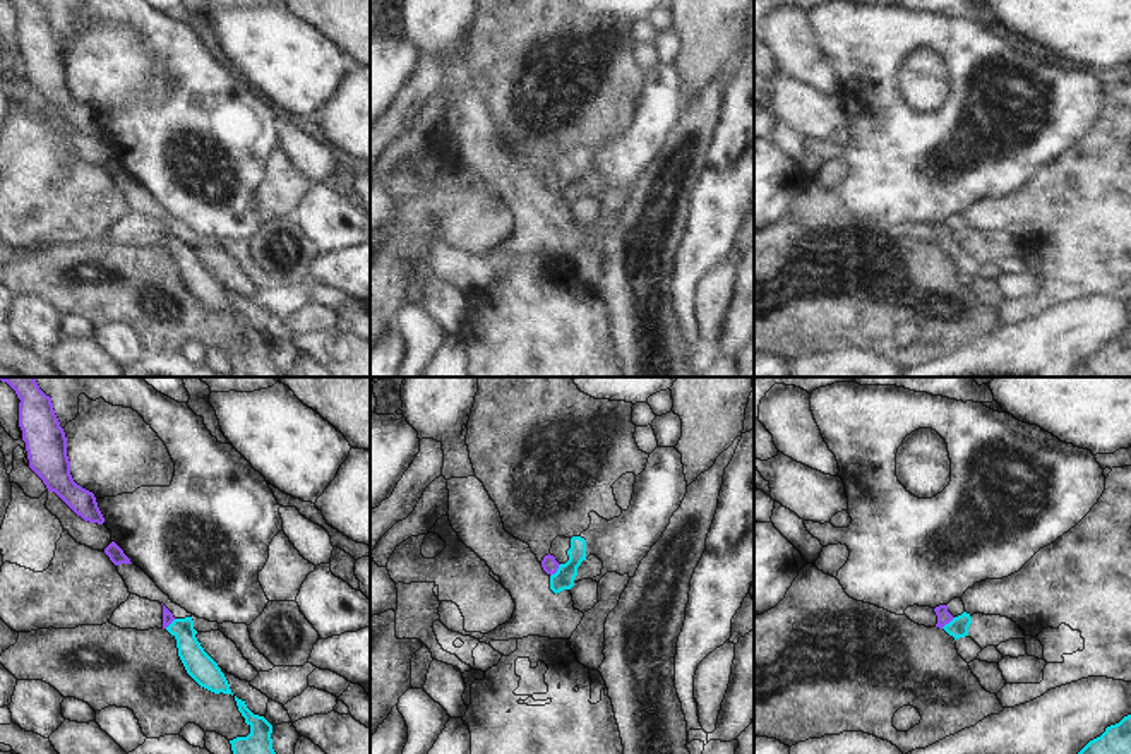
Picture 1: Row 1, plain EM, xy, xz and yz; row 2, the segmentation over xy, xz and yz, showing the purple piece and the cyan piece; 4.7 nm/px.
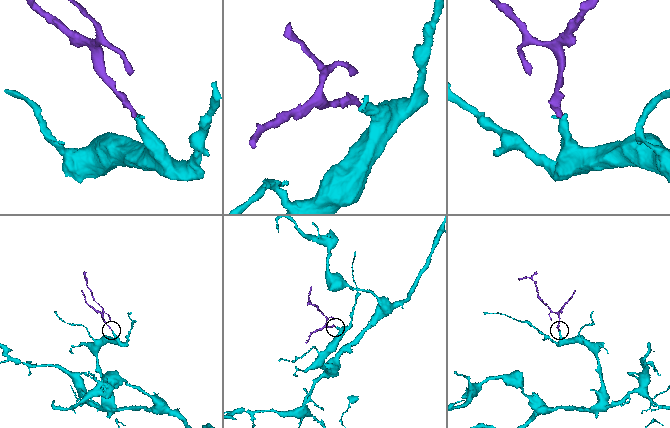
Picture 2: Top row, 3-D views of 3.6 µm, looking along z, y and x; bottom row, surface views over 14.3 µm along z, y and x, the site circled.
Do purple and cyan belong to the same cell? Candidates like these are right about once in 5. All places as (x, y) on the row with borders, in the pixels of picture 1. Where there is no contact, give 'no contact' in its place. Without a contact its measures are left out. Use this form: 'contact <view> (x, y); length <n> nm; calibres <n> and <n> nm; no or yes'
contact xz (556, 571); length 80 nm; calibres 70 and 100 nm; yes

